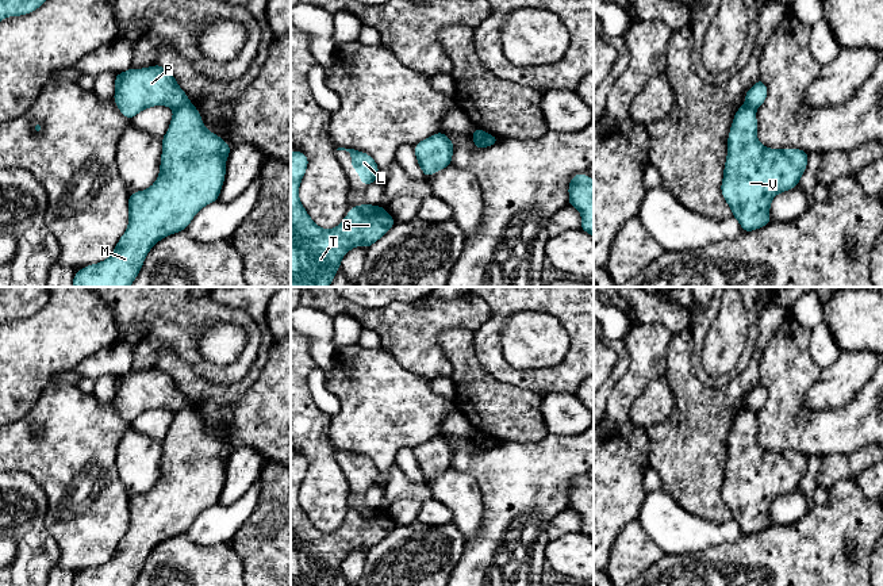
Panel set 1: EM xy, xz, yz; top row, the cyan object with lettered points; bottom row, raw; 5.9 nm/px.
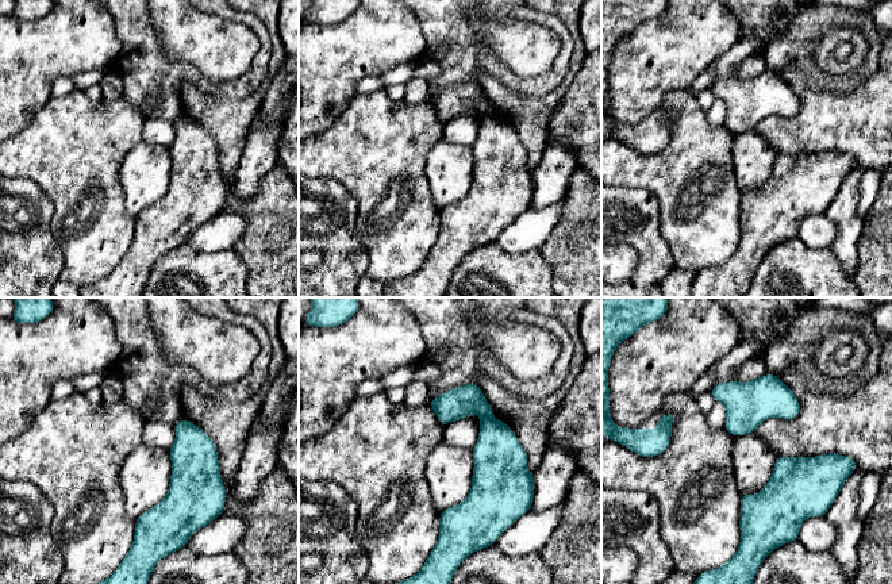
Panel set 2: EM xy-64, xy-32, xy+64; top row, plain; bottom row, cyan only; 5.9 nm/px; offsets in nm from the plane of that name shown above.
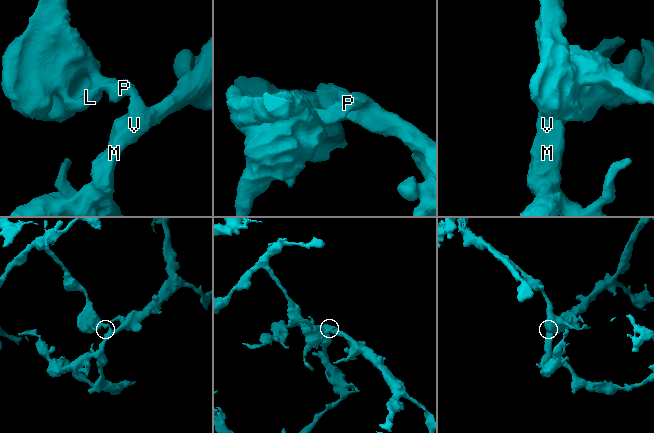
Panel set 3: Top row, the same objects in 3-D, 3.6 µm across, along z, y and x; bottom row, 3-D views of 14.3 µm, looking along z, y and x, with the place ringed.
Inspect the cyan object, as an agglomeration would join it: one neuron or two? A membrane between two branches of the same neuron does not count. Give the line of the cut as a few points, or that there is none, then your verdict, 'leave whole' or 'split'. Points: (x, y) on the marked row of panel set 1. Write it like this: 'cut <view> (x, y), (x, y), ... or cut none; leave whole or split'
cut xy (189, 103), (173, 110); split

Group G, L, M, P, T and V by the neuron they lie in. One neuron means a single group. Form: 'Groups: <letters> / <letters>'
Groups: G L P T / M V

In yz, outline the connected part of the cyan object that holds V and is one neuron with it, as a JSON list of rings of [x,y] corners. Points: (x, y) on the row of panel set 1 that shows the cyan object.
[[[741,106],[727,137],[721,183],[723,199],[745,233],[771,223],[772,199],[798,185],[809,157],[801,149],[769,149],[761,145],[756,130],[756,110]]]

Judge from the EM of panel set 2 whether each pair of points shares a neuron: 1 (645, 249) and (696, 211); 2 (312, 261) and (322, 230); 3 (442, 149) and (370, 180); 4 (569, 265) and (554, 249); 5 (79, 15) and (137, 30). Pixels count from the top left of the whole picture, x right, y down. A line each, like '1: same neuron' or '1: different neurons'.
1: different neurons
2: different neurons
3: different neurons
4: same neuron
5: different neurons

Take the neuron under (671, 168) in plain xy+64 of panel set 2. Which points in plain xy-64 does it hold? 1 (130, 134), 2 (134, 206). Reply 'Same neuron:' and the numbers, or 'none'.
Same neuron: 1

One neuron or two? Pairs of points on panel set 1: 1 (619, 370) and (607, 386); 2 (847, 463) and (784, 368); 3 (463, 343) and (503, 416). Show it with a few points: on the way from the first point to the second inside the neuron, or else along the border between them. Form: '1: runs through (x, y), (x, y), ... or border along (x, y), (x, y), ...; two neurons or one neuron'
1: runs through (617, 374), (611, 382); one neuron
2: border along (868, 444), (847, 454), (829, 454), (822, 459); two neurons
3: runs through (463, 360), (475, 387), (486, 398); one neuron

